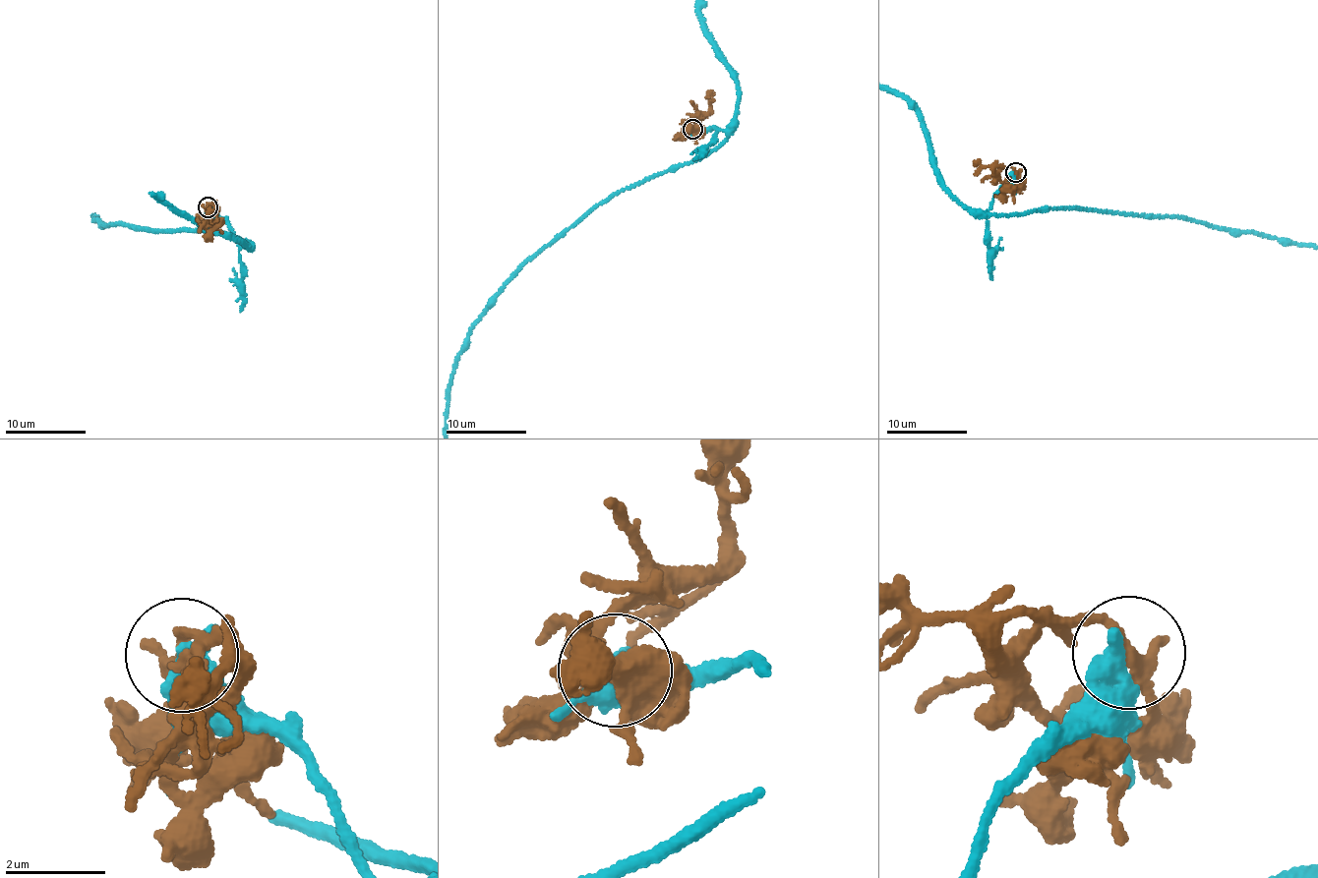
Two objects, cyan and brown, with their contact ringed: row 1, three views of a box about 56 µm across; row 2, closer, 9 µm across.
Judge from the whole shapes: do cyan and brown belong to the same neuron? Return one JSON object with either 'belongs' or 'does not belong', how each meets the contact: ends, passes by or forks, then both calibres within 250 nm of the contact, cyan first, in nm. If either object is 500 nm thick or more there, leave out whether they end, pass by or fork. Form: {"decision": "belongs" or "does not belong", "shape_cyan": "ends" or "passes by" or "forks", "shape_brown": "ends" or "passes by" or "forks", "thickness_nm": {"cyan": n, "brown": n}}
{"decision": "does not belong", "thickness_nm": {"cyan": 650, "brown": 240}}

